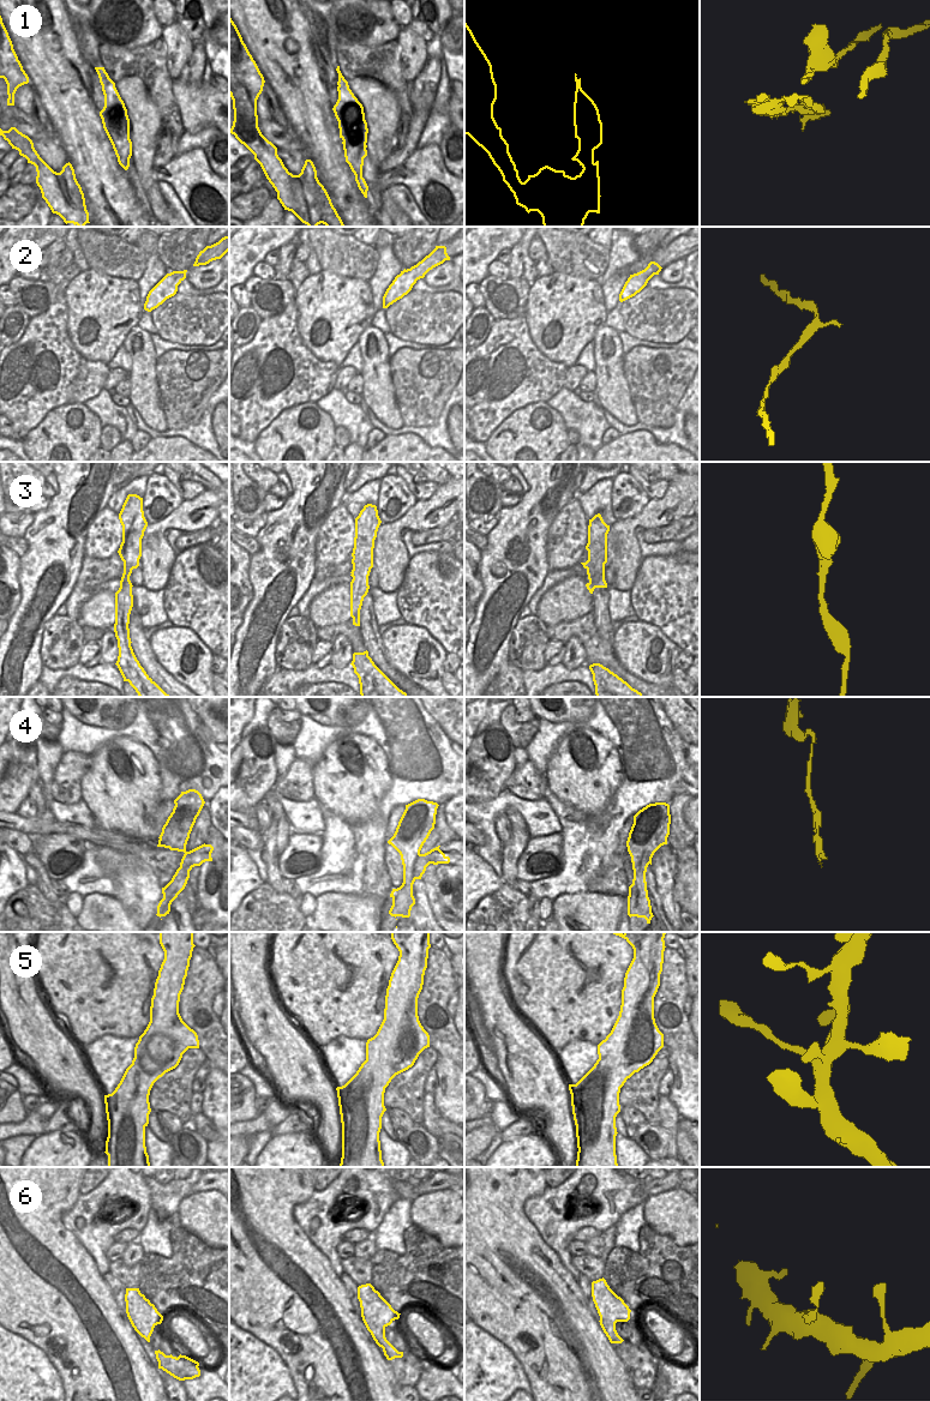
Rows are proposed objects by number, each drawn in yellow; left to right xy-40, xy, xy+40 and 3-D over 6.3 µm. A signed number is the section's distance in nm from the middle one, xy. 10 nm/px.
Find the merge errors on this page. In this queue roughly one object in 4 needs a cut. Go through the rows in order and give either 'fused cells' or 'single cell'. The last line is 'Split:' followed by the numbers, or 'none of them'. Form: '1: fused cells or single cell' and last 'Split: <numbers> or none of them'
1: fused cells
2: single cell
3: single cell
4: fused cells
5: single cell
6: single cell
Split: 1, 4

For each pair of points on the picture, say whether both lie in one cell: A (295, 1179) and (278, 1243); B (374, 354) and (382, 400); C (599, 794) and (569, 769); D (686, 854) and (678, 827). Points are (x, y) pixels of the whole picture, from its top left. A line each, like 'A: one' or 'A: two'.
A: one
B: one
C: one
D: two

